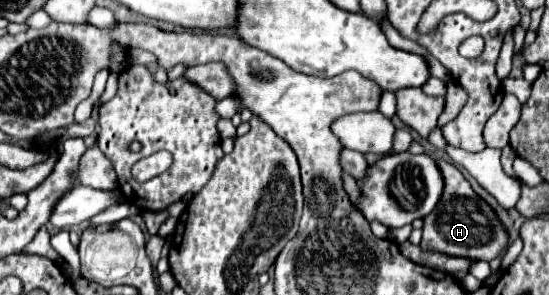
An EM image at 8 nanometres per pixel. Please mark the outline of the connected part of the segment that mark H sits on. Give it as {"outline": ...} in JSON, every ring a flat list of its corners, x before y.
{"outline":[[435,160,435,162,437,162,437,168,441,170,445,186,443,186,441,200,437,202,433,212,425,216,421,250,469,258,469,260,487,260,487,262,493,260,505,250,509,242,509,236,503,224,497,220,491,206,475,196,469,182,459,172,459,168,455,168,451,162,445,162,445,160]]}

